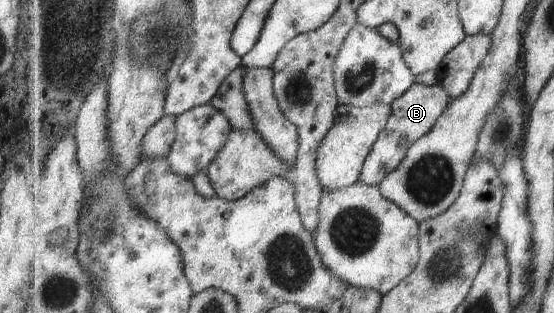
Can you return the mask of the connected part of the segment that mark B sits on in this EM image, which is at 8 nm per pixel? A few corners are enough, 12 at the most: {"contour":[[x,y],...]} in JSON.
{"contour":[[414,84],[392,104],[360,182],[379,187],[429,135],[451,97]]}

